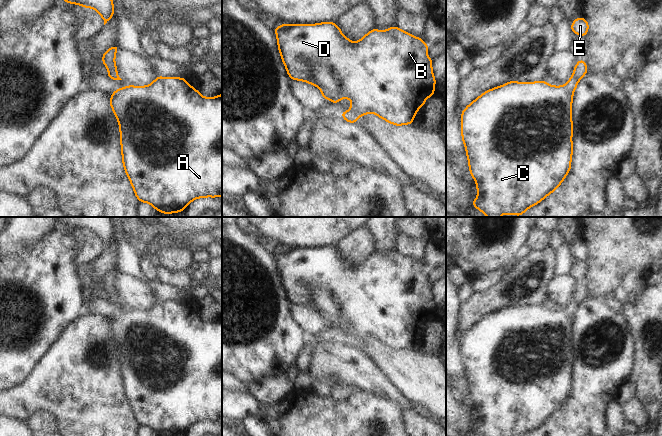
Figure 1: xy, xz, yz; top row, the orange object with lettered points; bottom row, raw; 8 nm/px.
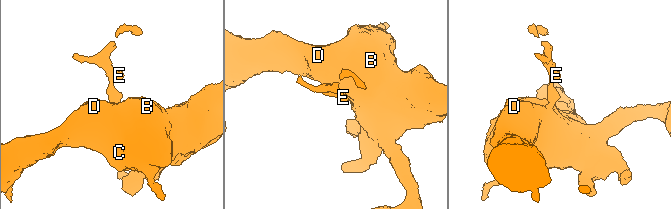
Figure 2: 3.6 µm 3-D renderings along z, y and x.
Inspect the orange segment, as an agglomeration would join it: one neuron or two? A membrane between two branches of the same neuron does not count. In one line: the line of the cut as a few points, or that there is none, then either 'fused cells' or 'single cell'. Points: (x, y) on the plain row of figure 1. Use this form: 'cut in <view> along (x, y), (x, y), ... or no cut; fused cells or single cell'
cut in xz along (349, 334), (357, 341); fused cells

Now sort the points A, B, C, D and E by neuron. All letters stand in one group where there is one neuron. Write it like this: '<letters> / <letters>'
A B C D / E

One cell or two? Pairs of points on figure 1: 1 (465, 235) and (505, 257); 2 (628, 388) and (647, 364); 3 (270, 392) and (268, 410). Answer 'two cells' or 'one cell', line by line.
1: one cell
2: two cells
3: two cells

